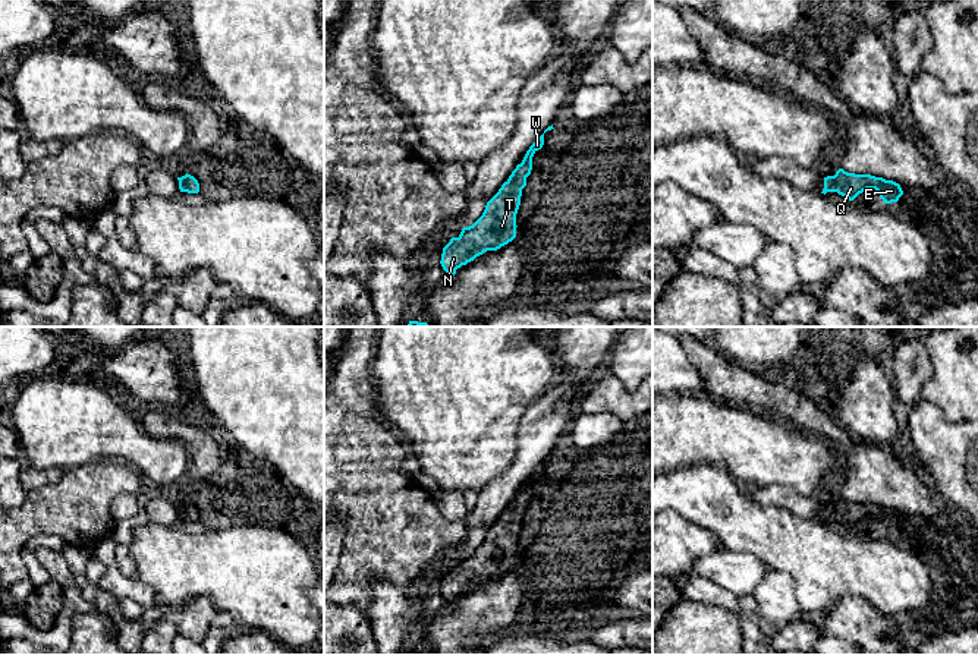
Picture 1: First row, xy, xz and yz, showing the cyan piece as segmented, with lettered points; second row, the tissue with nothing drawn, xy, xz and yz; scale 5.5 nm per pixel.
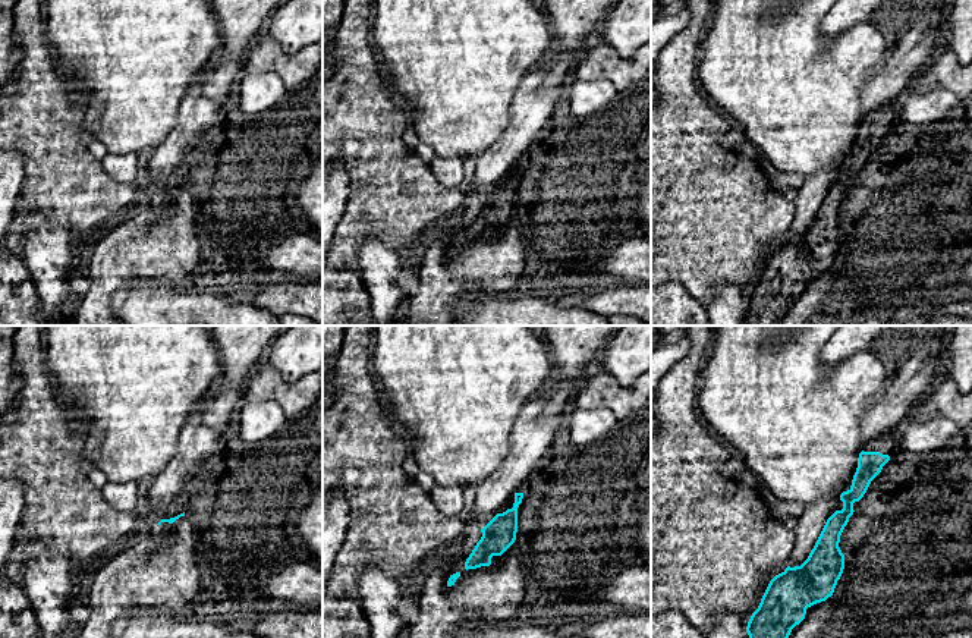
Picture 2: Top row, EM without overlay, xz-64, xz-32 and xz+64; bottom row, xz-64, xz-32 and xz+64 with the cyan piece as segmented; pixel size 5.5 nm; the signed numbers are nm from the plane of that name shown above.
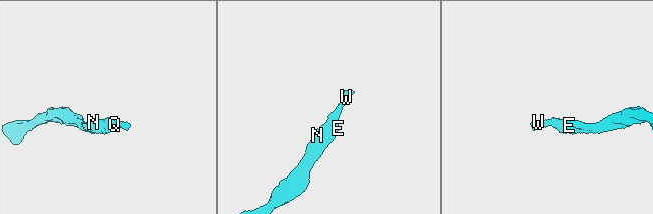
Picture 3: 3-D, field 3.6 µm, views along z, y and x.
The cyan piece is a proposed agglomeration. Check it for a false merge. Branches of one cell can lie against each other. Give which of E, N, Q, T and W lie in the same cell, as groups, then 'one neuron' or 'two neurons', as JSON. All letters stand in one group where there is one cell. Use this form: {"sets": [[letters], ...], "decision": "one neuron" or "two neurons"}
{"sets": [["E", "N", "Q", "T", "W"]], "decision": "one neuron"}

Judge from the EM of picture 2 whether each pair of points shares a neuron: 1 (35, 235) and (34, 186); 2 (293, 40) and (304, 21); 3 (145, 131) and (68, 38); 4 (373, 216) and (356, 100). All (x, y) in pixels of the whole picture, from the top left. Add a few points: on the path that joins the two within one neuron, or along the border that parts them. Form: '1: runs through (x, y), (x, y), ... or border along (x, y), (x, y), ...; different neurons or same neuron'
1: border along (21, 194), (24, 207), (35, 208), (49, 222); different neurons
2: runs through (293, 35), (299, 25); same neuron
3: runs through (141, 104), (94, 53); same neuron
4: runs through (373, 186), (373, 156), (362, 129); same neuron

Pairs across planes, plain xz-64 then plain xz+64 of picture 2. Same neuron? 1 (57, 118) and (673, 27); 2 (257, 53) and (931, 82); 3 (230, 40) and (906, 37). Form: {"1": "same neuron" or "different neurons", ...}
{"1": "different neurons", "2": "same neuron", "3": "different neurons"}

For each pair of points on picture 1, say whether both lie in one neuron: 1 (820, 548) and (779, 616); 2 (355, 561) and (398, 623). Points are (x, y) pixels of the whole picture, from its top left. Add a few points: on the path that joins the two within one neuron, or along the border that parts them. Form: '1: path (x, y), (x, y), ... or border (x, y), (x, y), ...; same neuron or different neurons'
1: border (771, 569), (780, 569), (789, 575), (802, 617); different neurons
2: border (373, 581), (368, 586), (368, 617); different neurons

